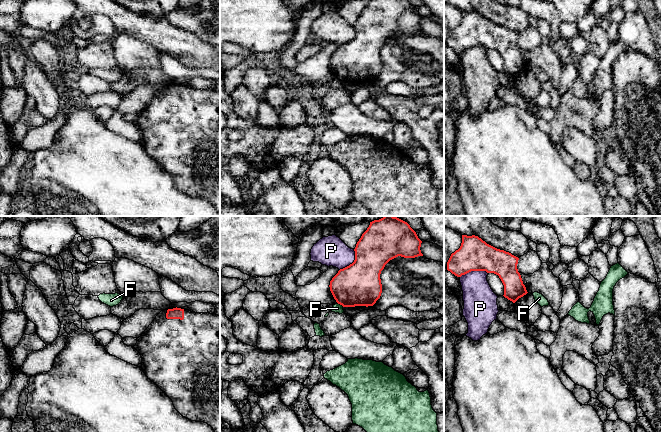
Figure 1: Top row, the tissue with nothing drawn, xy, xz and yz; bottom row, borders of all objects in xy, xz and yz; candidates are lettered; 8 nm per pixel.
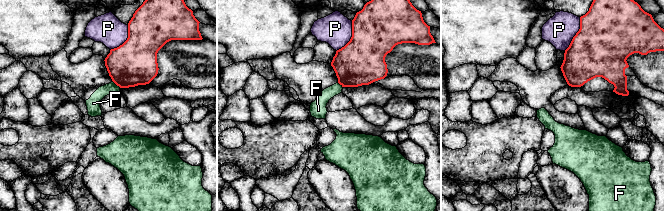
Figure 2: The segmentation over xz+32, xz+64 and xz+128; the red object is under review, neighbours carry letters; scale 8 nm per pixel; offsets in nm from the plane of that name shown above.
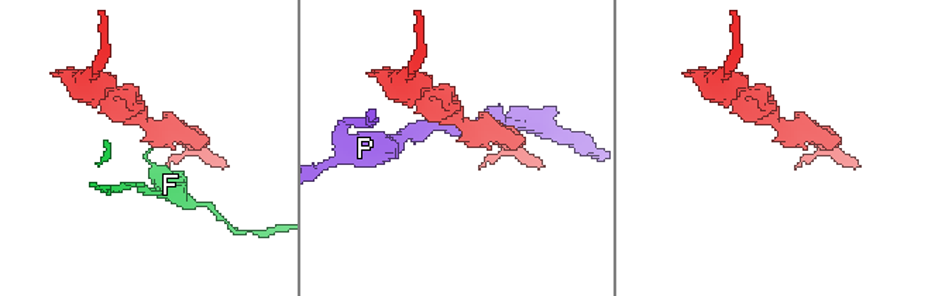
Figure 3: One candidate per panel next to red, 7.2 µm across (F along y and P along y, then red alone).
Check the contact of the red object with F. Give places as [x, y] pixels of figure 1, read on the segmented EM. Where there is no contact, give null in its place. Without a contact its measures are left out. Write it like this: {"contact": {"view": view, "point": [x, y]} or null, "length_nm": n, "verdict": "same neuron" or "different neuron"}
{"contact": {"view": "xz", "point": [340, 304]}, "length_nm": 70, "verdict": "different neuron"}

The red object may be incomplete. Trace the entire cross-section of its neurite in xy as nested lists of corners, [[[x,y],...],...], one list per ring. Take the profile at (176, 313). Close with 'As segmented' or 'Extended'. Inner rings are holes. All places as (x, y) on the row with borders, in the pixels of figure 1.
[[[177,307],[163,310],[137,338],[134,348],[142,357],[141,368],[148,379],[172,400],[183,417],[207,423],[215,432],[220,432],[220,316]]]. Extended

